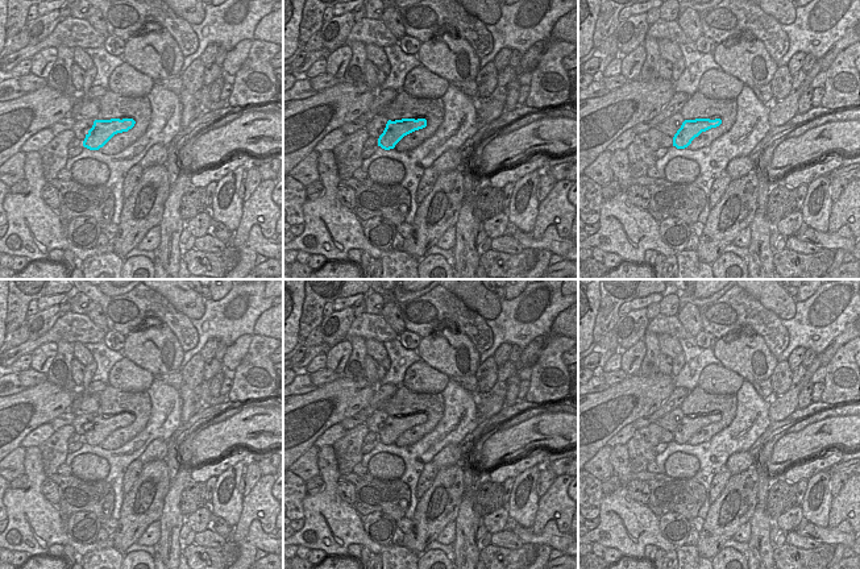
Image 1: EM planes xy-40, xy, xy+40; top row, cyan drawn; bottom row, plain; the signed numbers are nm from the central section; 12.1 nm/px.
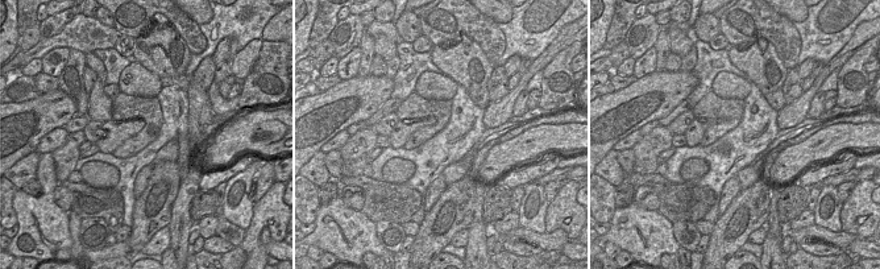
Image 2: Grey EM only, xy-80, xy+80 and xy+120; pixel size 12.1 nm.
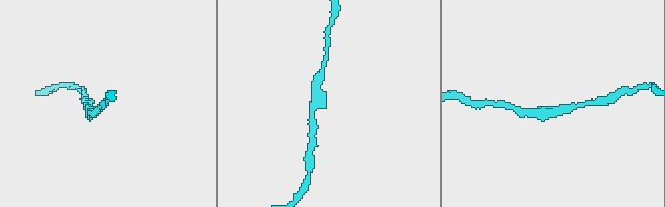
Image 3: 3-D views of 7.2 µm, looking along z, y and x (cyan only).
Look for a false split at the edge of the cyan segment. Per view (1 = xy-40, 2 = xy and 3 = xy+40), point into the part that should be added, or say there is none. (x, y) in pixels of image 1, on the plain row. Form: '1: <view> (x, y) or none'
1: none
2: none
3: none

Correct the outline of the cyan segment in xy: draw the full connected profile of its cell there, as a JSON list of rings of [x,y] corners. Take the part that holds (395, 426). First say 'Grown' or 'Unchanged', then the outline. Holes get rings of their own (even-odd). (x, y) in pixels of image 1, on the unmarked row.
Unchanged. [[[425,414],[389,415],[383,428],[378,433],[378,441],[385,445],[394,444],[395,440],[407,429],[427,421]]]

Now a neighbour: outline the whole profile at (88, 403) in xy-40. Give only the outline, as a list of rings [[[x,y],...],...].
[[[91,362],[90,365],[84,366],[84,377],[83,383],[80,386],[80,404],[79,412],[83,414],[92,414],[96,415],[99,410],[99,395],[86,394],[84,390],[92,382],[92,377],[96,371],[96,362]]]

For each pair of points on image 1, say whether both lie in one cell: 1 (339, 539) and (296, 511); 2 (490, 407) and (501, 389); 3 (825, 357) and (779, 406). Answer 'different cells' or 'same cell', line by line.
1: different cells
2: same cell
3: same cell

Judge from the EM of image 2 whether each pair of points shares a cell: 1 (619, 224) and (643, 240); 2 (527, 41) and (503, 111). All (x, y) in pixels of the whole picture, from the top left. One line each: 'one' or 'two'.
1: one
2: two

